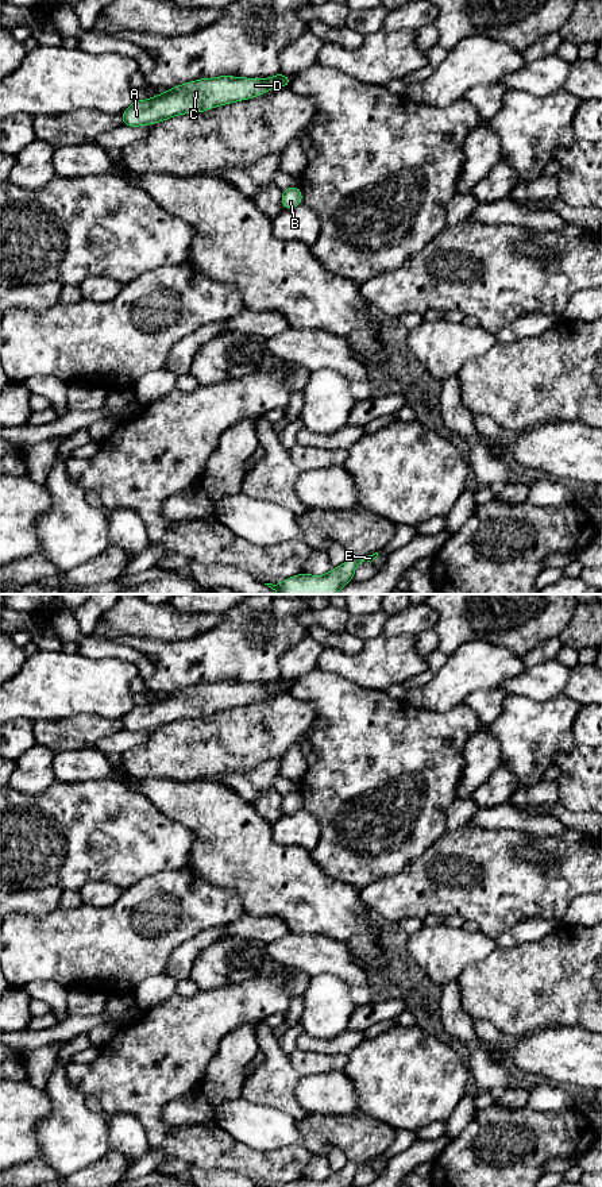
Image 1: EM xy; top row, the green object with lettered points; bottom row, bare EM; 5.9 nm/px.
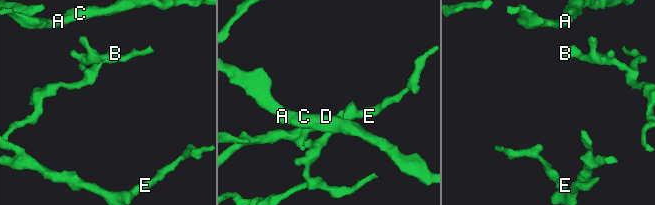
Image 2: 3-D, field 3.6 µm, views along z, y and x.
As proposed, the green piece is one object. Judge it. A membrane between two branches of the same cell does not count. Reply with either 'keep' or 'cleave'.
keep

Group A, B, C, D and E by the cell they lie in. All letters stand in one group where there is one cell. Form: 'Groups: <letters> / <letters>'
Groups: A B C D E

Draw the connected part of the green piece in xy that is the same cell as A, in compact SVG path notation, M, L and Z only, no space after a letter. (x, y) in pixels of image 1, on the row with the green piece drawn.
M278 72L271 78L244 78L232 76L200 78L180 86L169 88L163 95L155 93L150 100L135 100L120 116L123 126L139 127L155 124L177 115L198 113L224 104L258 97L270 89L290 86L292 80L293 77L282 76Z

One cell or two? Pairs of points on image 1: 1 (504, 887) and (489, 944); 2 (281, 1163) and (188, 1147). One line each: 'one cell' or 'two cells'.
1: two cells
2: one cell

